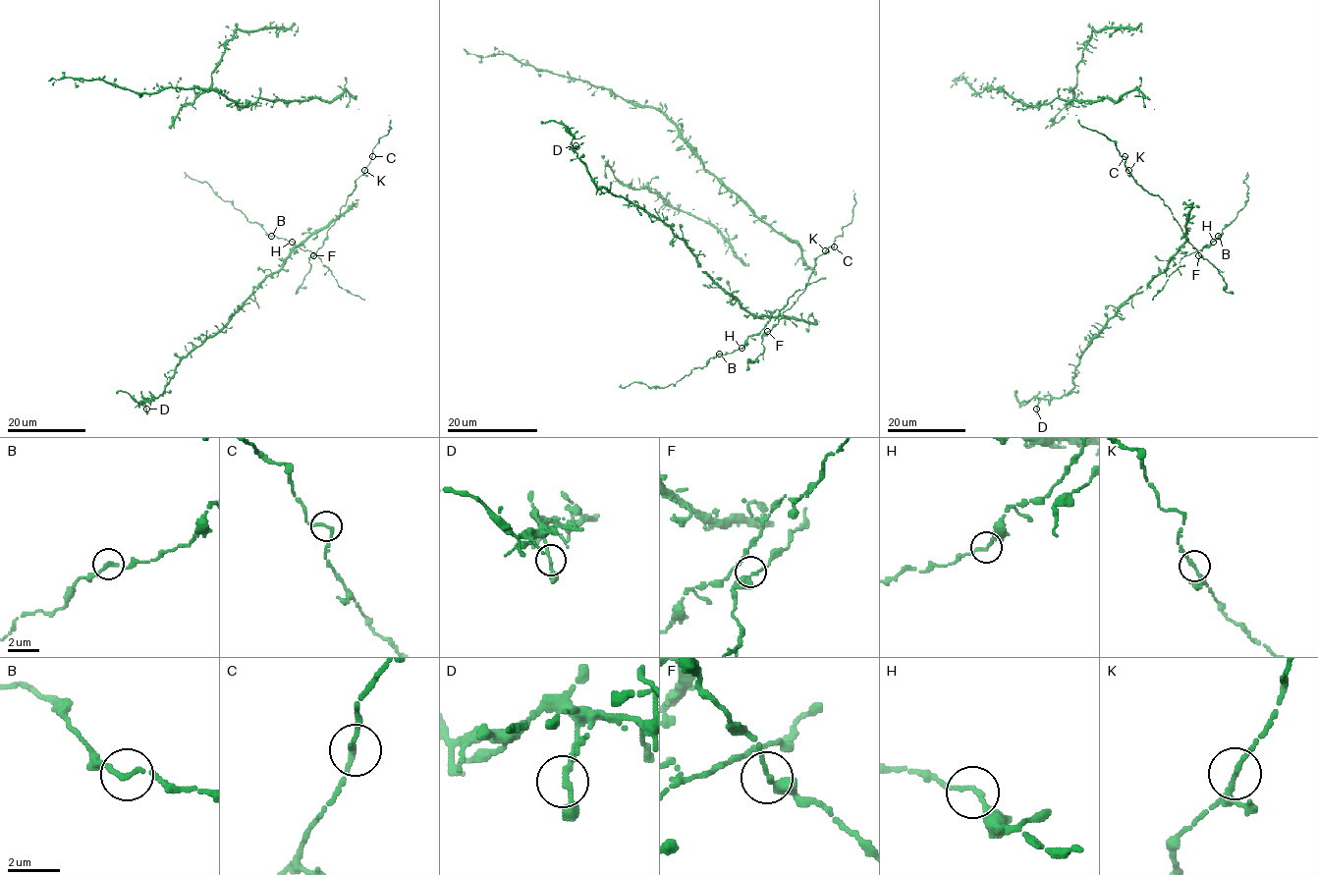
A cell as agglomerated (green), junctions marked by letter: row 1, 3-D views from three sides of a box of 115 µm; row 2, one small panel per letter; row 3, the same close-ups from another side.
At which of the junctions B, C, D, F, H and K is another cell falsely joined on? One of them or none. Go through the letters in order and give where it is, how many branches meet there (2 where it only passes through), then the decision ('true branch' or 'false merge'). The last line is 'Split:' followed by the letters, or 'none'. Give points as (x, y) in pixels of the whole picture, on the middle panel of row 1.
B: (719, 354) | 2 | true branch
C: (834, 246) | 2 | true branch
D: (576, 145) | 2 | true branch
F: (767, 331) | 2 | true branch
H: (741, 348) | 2 | true branch
K: (825, 250) | 2 | true branch
Split: none

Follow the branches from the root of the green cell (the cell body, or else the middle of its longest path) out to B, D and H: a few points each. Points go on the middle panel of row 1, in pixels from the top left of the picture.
B: (834, 246), (815, 258), (805, 290), (771, 330), (764, 327), (741, 348), (718, 354)
D: (834, 246), (815, 258), (805, 290), (784, 313), (752, 316), (701, 271), (669, 226), (598, 189), (576, 145)
H: (834, 246), (815, 258), (805, 290), (783, 312), (778, 323), (769, 331), (764, 327), (751, 335), (741, 348)

